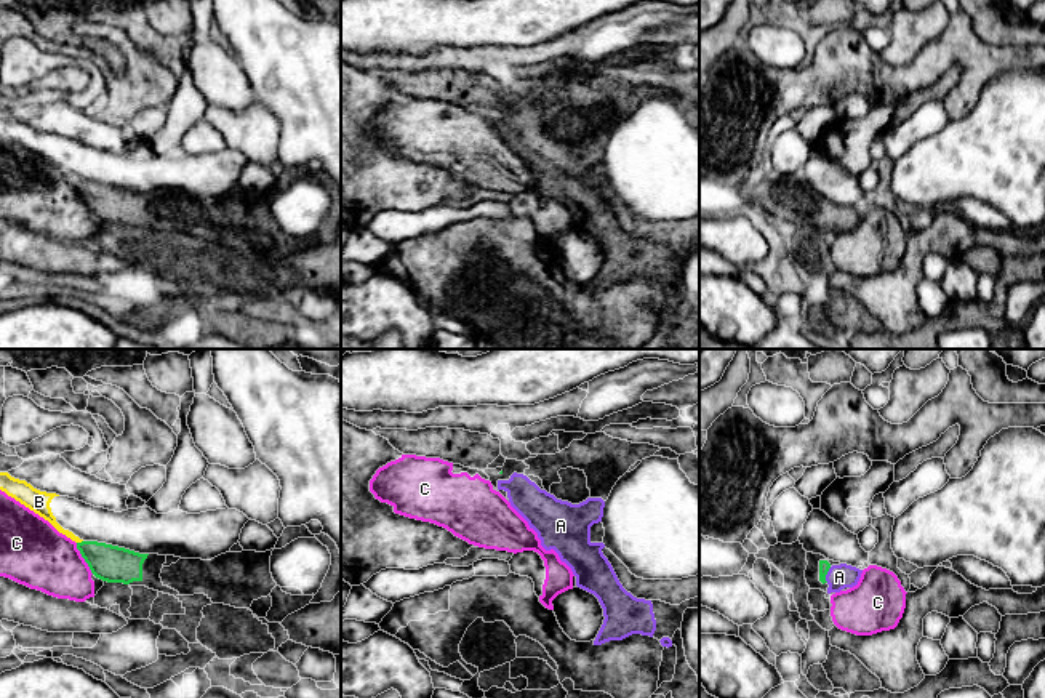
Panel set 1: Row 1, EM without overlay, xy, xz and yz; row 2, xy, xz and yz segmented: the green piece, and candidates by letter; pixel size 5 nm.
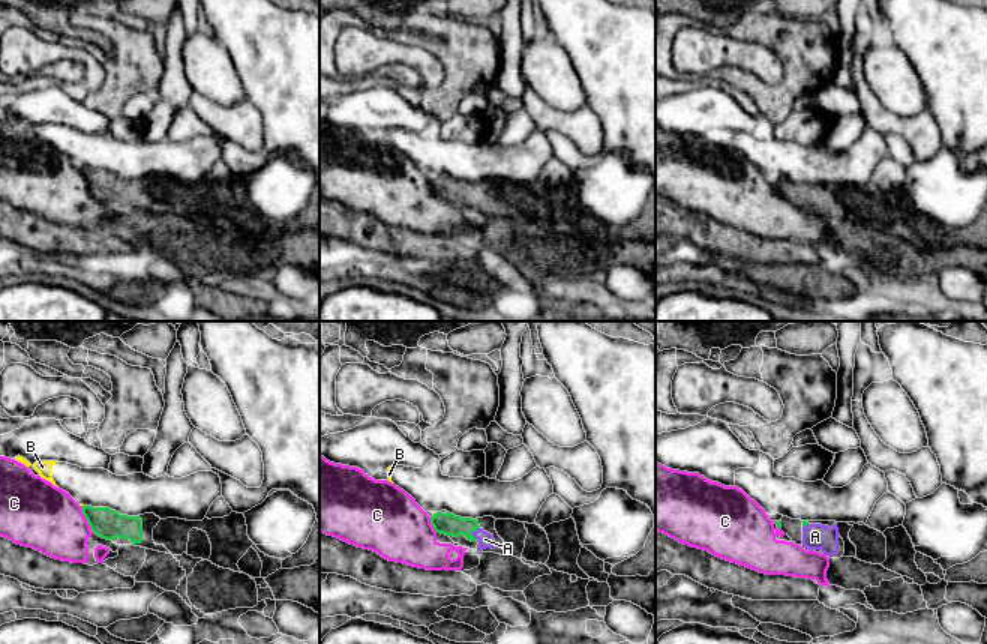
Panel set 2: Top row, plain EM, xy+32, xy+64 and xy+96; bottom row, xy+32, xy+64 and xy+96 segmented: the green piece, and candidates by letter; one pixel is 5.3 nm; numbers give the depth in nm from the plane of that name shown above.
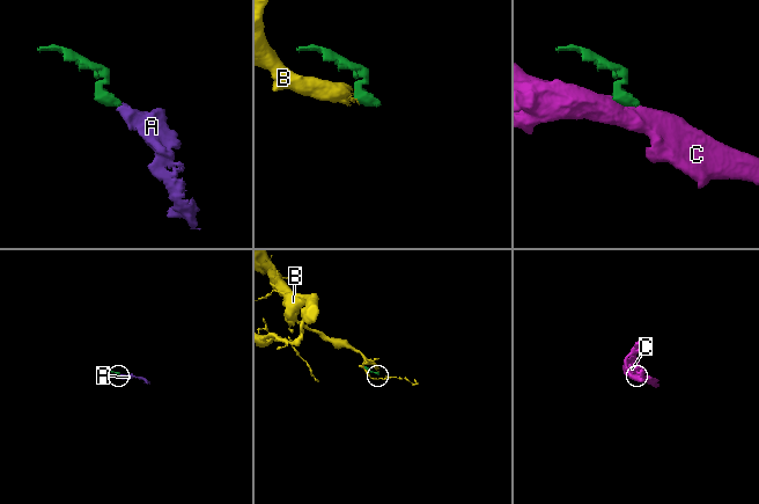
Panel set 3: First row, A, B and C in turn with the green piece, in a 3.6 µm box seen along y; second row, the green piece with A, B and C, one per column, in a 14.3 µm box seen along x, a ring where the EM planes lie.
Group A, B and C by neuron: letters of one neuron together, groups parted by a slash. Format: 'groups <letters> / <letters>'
groups A / B / C

